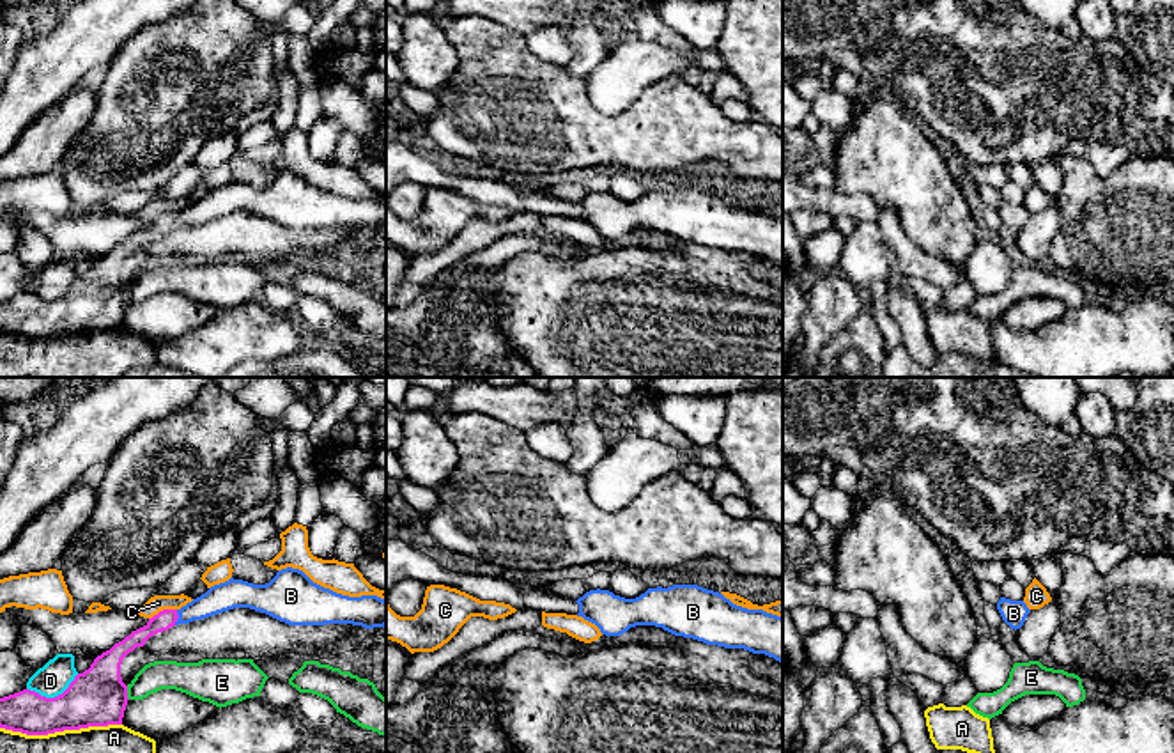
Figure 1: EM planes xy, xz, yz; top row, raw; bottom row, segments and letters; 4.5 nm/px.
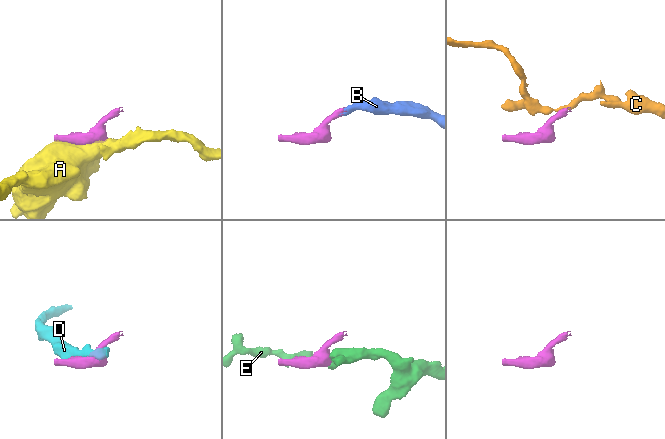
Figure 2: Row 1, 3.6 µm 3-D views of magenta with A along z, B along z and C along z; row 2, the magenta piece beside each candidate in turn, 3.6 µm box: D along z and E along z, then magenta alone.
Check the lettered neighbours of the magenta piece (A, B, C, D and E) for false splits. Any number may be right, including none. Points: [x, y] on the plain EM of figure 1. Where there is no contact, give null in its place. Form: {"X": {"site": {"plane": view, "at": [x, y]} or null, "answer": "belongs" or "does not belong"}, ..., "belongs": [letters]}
{"A": {"site": {"plane": "xy", "at": [61, 333]}, "answer": "does not belong"}, "B": {"site": {"plane": "xy", "at": [177, 220]}, "answer": "belongs"}, "C": {"site": {"plane": "xy", "at": [162, 215]}, "answer": "does not belong"}, "D": {"site": {"plane": "xy", "at": [55, 300]}, "answer": "does not belong"}, "E": {"site": {"plane": "xy", "at": [126, 296]}, "answer": "does not belong"}, "belongs": ["B"]}

